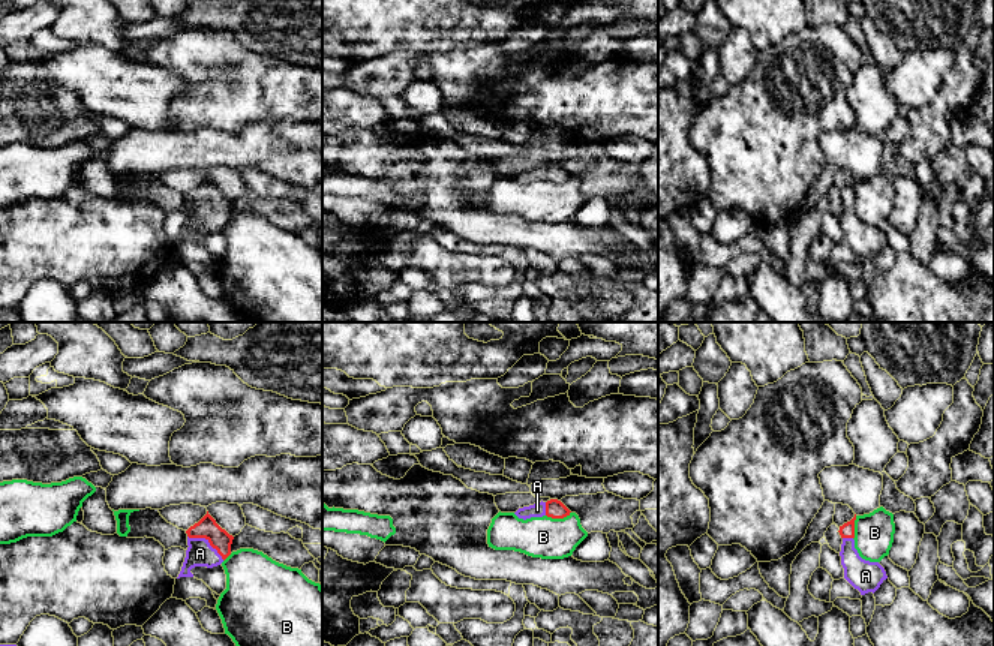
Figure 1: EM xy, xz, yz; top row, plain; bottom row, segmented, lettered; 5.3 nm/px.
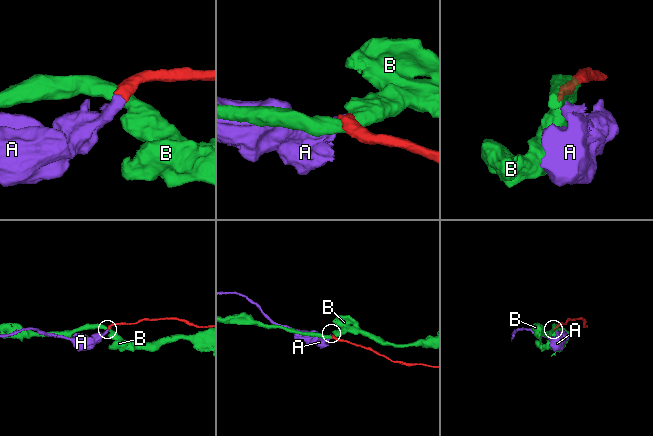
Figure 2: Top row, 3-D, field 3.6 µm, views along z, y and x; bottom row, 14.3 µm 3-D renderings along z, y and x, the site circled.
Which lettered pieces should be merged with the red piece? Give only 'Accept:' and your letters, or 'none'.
Accept: A

